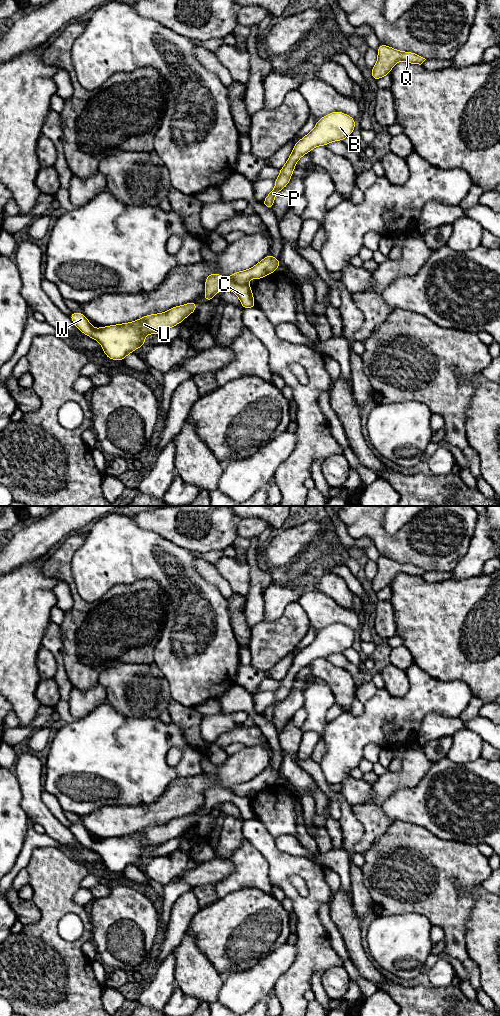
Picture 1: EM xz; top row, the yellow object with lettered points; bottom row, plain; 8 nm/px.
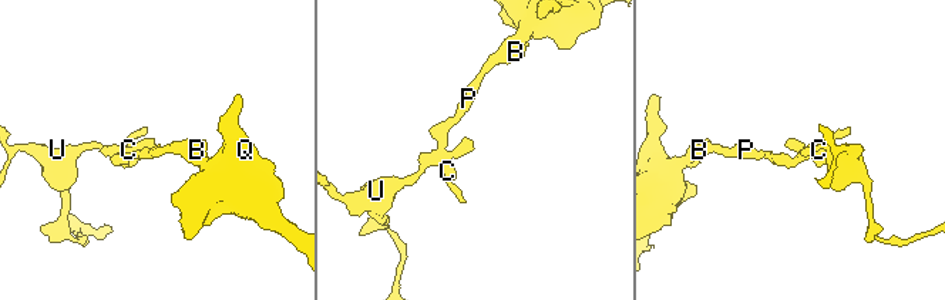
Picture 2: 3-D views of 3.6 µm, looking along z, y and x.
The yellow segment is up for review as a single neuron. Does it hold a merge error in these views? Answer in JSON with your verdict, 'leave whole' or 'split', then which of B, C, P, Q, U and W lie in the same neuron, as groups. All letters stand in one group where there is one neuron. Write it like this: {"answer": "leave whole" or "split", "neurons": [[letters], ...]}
{"answer": "split", "neurons": [["B", "P", "Q"], ["C", "U", "W"]]}

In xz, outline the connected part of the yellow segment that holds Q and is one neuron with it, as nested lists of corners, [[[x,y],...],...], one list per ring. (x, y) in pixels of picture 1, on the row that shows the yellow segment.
[[[380,44],[377,52],[378,60],[371,70],[372,78],[375,81],[383,76],[389,75],[393,66],[399,61],[421,65],[426,60],[418,54],[399,51],[384,44]]]

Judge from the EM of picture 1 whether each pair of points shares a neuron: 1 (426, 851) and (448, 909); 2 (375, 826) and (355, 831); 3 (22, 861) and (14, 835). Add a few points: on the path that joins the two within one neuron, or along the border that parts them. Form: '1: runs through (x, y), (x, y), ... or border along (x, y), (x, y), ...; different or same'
1: runs through (436, 865), (438, 867), (439, 884), (445, 895); same
2: border along (351, 809), (363, 827), (363, 835), (353, 850); different
3: border along (27, 830), (22, 850), (10, 871); different

